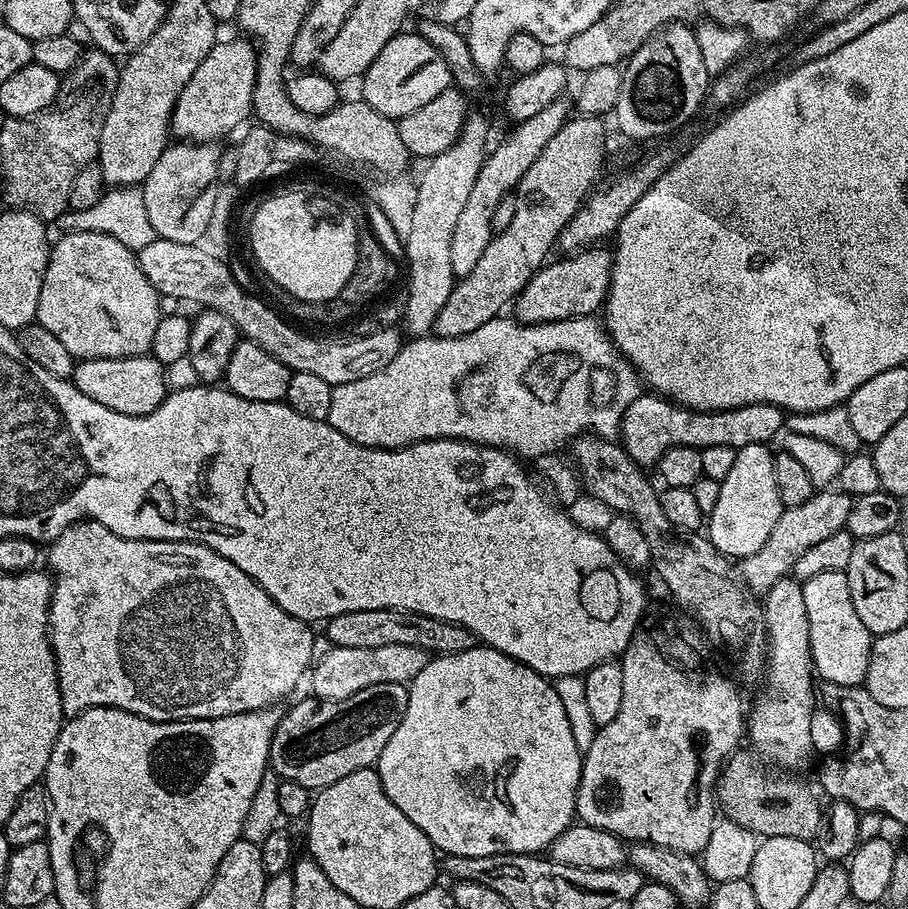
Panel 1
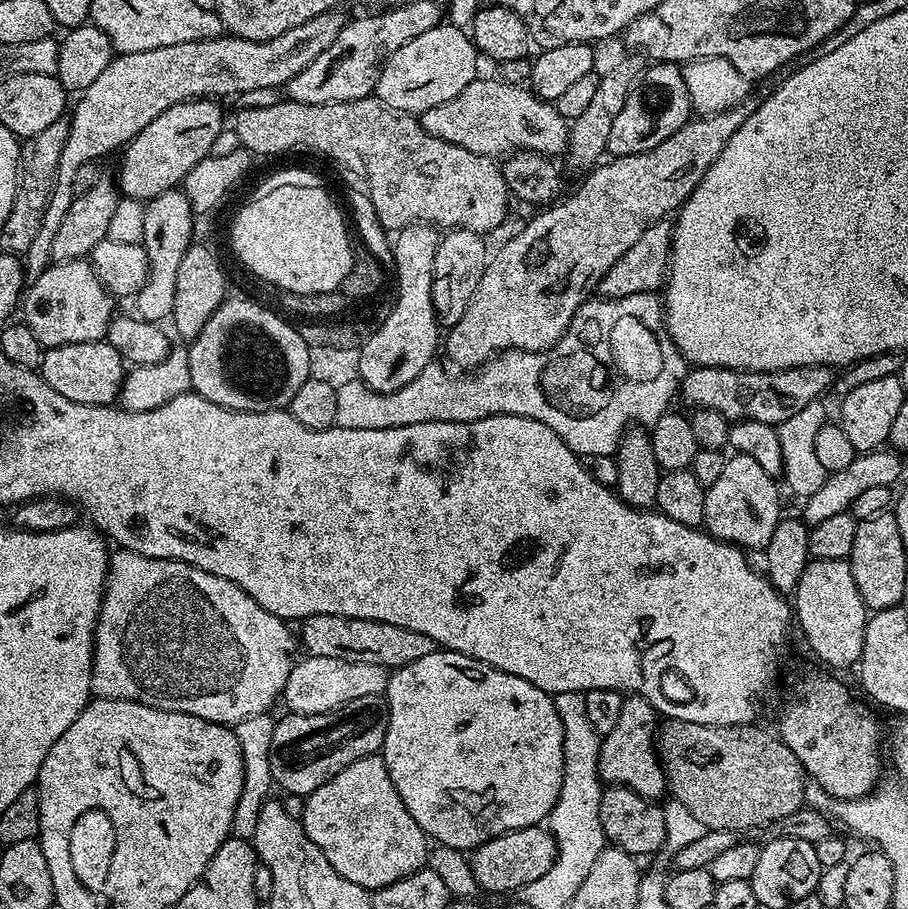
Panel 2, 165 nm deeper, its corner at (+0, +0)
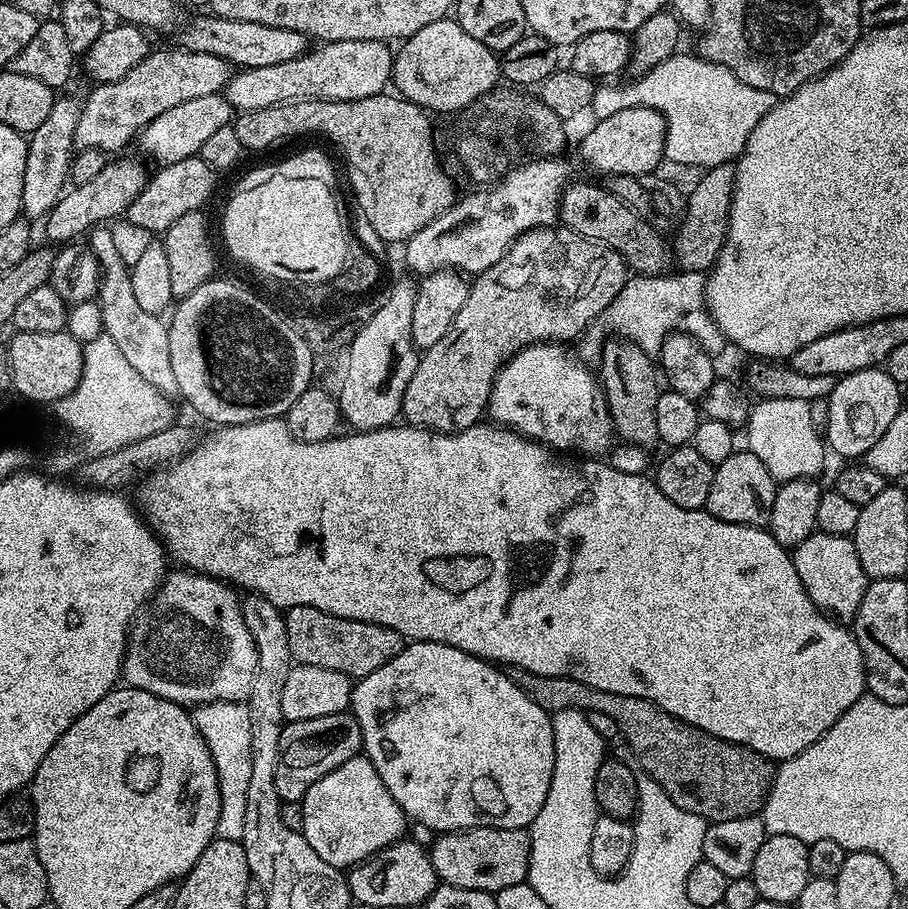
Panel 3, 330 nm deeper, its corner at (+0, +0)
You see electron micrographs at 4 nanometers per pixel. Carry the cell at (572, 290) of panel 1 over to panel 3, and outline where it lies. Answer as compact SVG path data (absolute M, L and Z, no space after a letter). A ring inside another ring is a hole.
M735 163L719 164L707 169L701 176L704 177L693 186L692 193L687 193L684 218L670 240L675 263L681 272L707 273L716 263L716 255L722 250L728 235L728 219L736 181Z

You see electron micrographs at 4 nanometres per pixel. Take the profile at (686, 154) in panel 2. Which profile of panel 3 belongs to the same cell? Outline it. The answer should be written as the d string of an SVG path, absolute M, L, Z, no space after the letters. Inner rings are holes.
M563 226L535 228L526 234L522 234L511 244L507 254L505 254L501 260L494 262L494 266L490 266L490 270L479 273L479 275L471 281L466 303L462 305L462 310L458 310L458 318L454 318L450 330L446 330L446 334L442 334L441 340L434 342L434 346L430 346L423 355L420 356L418 366L414 370L414 378L410 378L410 386L406 386L404 406L402 409L403 419L408 419L405 421L407 421L411 427L428 428L432 432L461 432L470 426L481 423L488 405L488 398L492 393L492 384L496 381L496 375L500 373L501 366L503 366L514 353L520 352L524 348L529 348L531 344L569 342L568 340L574 339L575 336L582 335L584 331L585 335L585 333L603 317L604 312L610 306L610 302L614 302L614 298L618 298L622 286L629 279L630 269L618 253L614 250L610 250L604 244L595 244L592 240L587 240L578 234L574 234L569 228Z

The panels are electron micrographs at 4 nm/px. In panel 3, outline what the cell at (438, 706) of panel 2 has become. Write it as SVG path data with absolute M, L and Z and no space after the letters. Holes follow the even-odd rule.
M418 640L405 643L404 649L386 666L378 666L374 674L366 674L355 681L352 689L350 711L360 723L360 733L364 739L363 755L374 762L374 770L378 770L378 778L386 782L386 790L394 794L394 802L402 806L404 815L409 821L430 826L433 832L443 834L458 832L461 828L523 828L527 829L542 810L542 802L546 802L546 794L550 790L552 771L554 770L554 730L550 713L542 710L538 702L534 702L517 686L507 671L497 665L471 656L469 652L458 650L454 646L435 644Z

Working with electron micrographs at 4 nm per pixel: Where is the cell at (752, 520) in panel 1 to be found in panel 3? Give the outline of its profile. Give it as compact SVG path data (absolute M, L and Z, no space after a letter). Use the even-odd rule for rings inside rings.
M747 450L733 452L730 458L726 458L726 462L715 465L715 469L714 482L710 482L710 498L706 505L708 513L714 518L722 518L722 522L765 527L774 510L778 487L770 470L766 470L766 466L762 466L762 462L758 462L758 458L754 458L754 454Z

